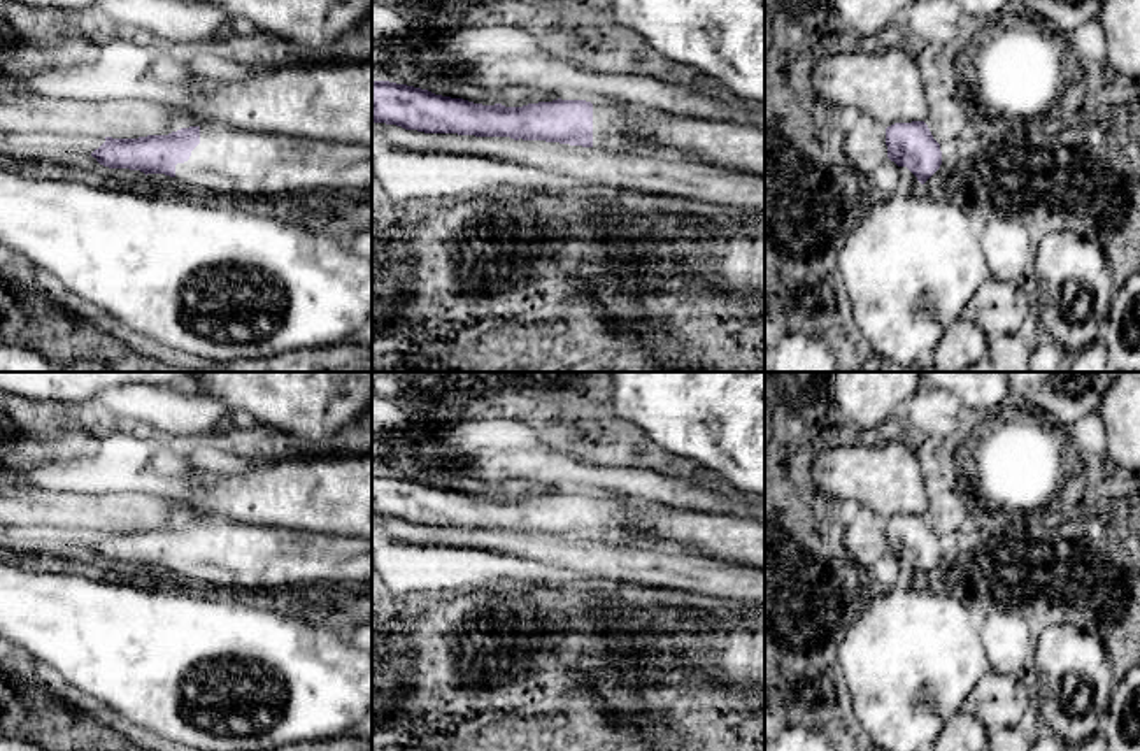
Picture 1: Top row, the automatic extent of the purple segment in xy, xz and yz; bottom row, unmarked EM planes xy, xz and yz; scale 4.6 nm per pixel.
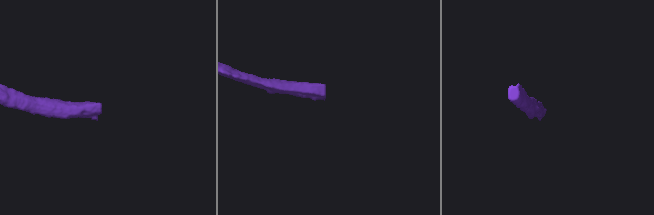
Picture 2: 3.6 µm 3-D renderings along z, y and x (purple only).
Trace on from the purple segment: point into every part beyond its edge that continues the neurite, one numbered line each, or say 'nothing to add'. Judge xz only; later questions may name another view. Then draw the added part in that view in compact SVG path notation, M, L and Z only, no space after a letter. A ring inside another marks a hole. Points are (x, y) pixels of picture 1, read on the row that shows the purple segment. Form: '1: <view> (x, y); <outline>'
1: xz (611, 132); M593 104L593 147L605 151L658 153L652 147L642 147L631 135L631 126L624 114L609 104Z

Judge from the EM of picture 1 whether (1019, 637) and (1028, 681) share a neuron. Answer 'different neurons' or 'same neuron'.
same neuron

